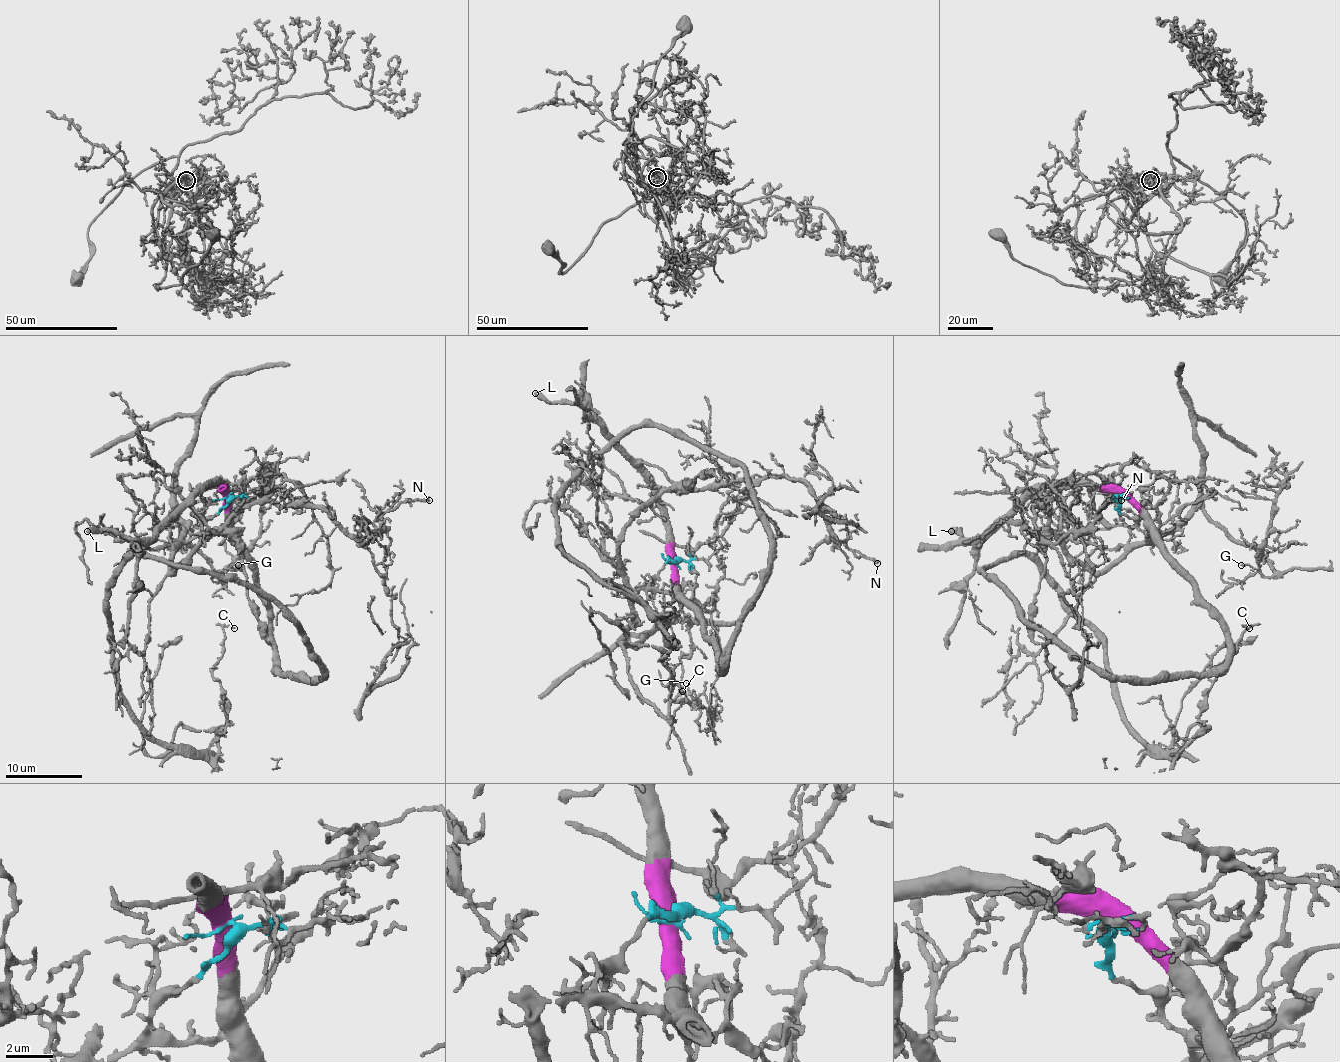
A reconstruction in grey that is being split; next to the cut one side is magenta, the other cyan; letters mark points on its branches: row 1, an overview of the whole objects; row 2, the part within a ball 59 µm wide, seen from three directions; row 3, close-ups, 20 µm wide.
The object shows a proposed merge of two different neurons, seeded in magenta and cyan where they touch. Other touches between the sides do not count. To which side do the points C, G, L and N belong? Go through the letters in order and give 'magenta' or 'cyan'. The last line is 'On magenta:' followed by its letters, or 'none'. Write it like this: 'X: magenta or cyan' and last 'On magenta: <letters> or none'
C: magenta
G: cyan
L: magenta
N: cyan
On magenta: C, L

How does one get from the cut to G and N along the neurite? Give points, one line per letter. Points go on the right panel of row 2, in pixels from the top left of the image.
G: (1122, 495), (1118, 510), (1149, 541), (1173, 533), (1201, 508), (1275, 572), (1263, 576), (1240, 564)
N: (1122, 495), (1118, 510), (1147, 539), (1101, 570), (1051, 533), (1045, 503), (1035, 530), (1051, 543), (1120, 501)

